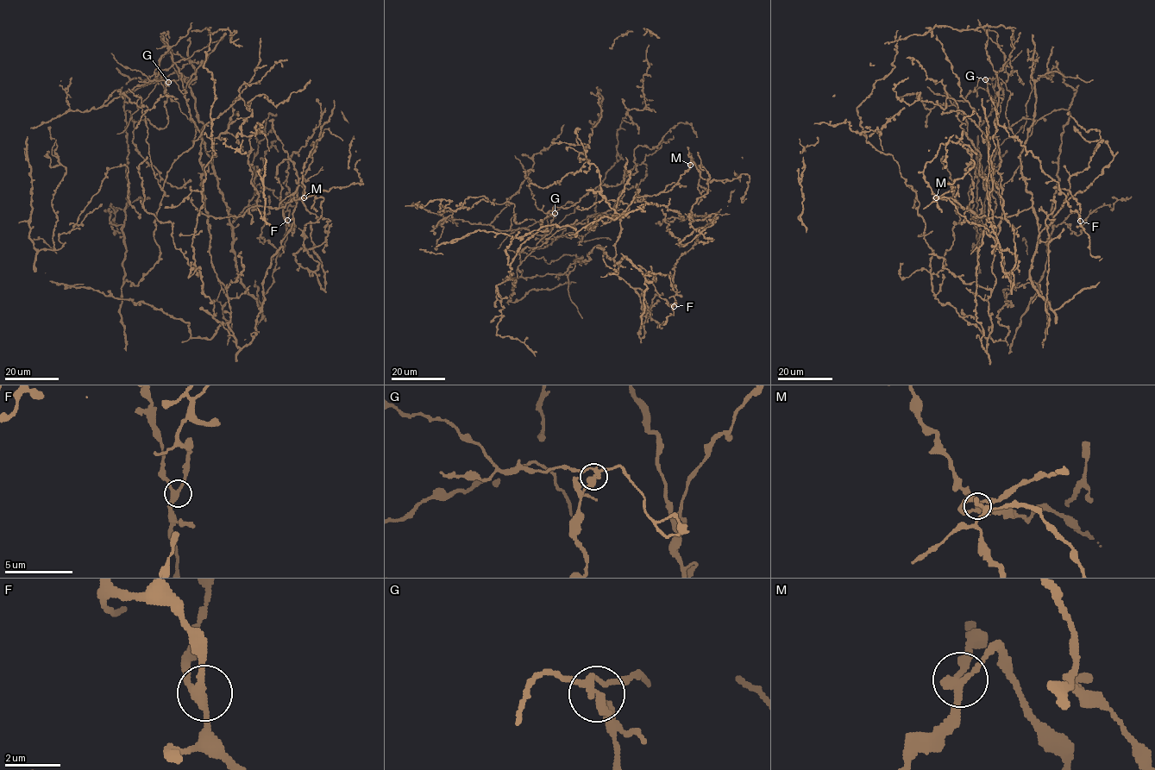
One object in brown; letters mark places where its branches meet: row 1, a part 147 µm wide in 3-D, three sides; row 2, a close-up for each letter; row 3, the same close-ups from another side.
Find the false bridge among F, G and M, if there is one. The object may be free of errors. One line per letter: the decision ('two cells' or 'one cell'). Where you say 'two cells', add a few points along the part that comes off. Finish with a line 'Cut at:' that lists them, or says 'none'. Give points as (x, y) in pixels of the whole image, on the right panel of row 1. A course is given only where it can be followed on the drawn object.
F: one cell
G: two cells; course (986, 79), (998, 77), (1010, 91), (1006, 115), (1015, 139), (1019, 138)
M: one cell
Cut at: G

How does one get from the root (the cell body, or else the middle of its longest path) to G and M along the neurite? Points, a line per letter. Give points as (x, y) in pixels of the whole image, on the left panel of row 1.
G: (154, 177), (164, 191), (153, 236), (160, 257), (134, 285), (123, 278), (125, 112), (164, 128), (168, 82)
M: (154, 177), (160, 257), (134, 285), (122, 265), (127, 92), (180, 70), (233, 217), (304, 197)

